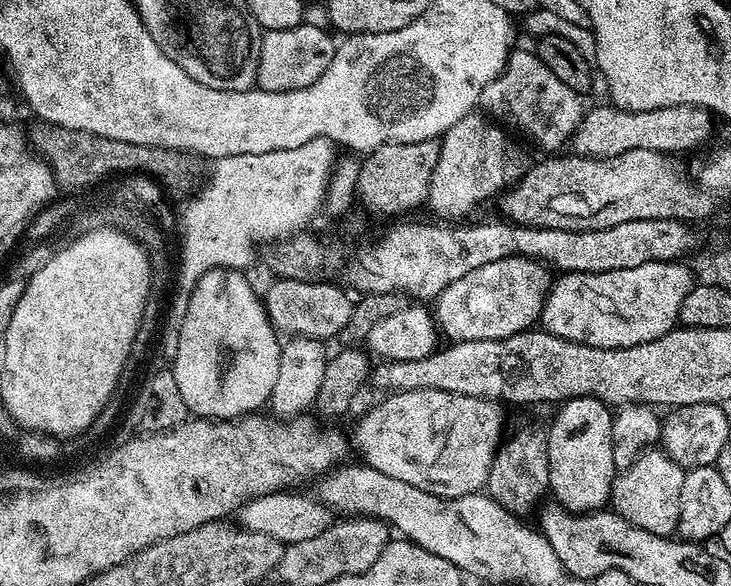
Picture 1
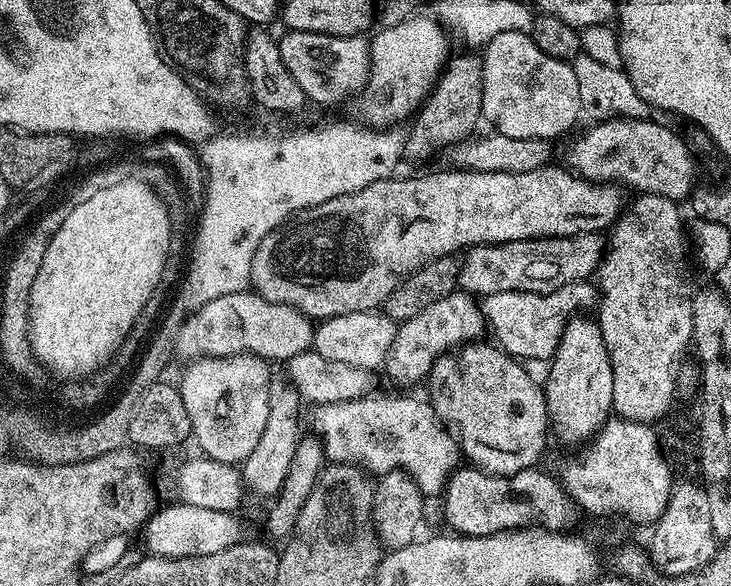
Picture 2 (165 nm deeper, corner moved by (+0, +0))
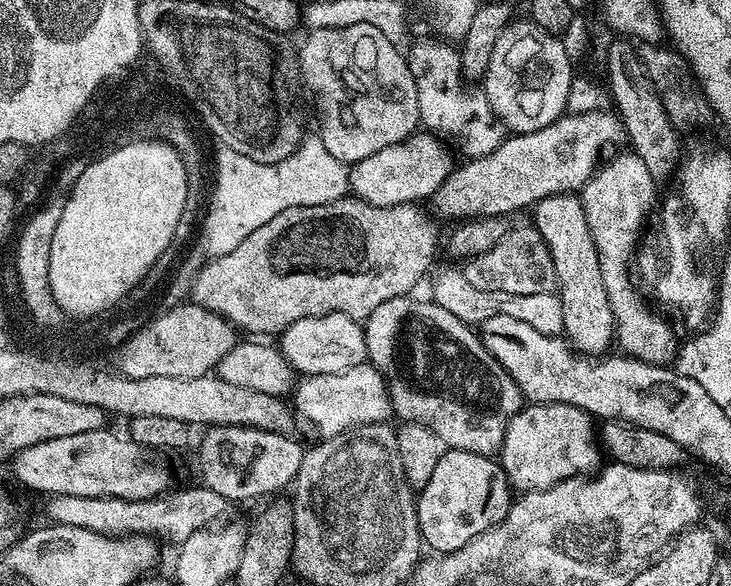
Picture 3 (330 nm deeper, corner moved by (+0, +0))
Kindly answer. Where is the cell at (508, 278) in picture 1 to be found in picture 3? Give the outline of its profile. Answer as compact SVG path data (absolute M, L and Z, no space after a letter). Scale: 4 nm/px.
M368 362L350 370L342 370L338 374L303 377L295 385L295 396L297 414L320 438L337 436L347 428L357 428L360 424L382 424L393 415L388 383L385 382L384 375Z

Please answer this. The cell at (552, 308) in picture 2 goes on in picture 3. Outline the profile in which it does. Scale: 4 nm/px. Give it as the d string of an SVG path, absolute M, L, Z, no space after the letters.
M459 267L444 268L436 276L436 285L430 293L431 299L442 310L450 310L454 318L469 326L478 326L486 322L486 318L494 318L494 314L510 314L510 318L519 318L534 326L534 330L542 330L542 334L560 336L562 332L562 313L560 311L560 297L556 292L546 294L502 294L490 290L478 290L466 282L466 274Z

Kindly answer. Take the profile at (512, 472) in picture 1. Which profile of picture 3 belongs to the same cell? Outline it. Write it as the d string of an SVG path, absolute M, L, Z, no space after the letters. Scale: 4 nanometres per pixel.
M409 294L398 298L390 298L390 302L382 302L382 306L378 306L378 310L374 310L374 314L370 314L363 321L368 360L373 368L377 368L384 375L384 380L388 383L388 393L390 394L393 413L397 417L400 415L399 419L401 421L421 424L430 430L434 430L434 434L438 434L441 445L448 448L477 452L480 456L492 456L499 453L504 435L508 429L508 421L522 407L522 397L514 378L510 378L510 374L506 374L506 370L496 361L494 354L490 354L486 350L486 346L481 342L479 335L469 325L462 323L458 318L454 318L454 314L450 314L450 310L442 310L442 306L438 306L431 299L415 300L414 297L415 295Z

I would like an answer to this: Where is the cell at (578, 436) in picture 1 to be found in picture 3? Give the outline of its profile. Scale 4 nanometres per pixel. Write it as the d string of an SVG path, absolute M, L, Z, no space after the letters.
M576 194L551 196L539 200L534 205L534 212L534 227L548 244L554 258L554 270L558 274L563 335L570 341L571 347L581 354L607 353L611 344L613 347L616 335L614 310L610 310L610 294L606 292L606 282L602 280L602 266L586 220L583 199Z

